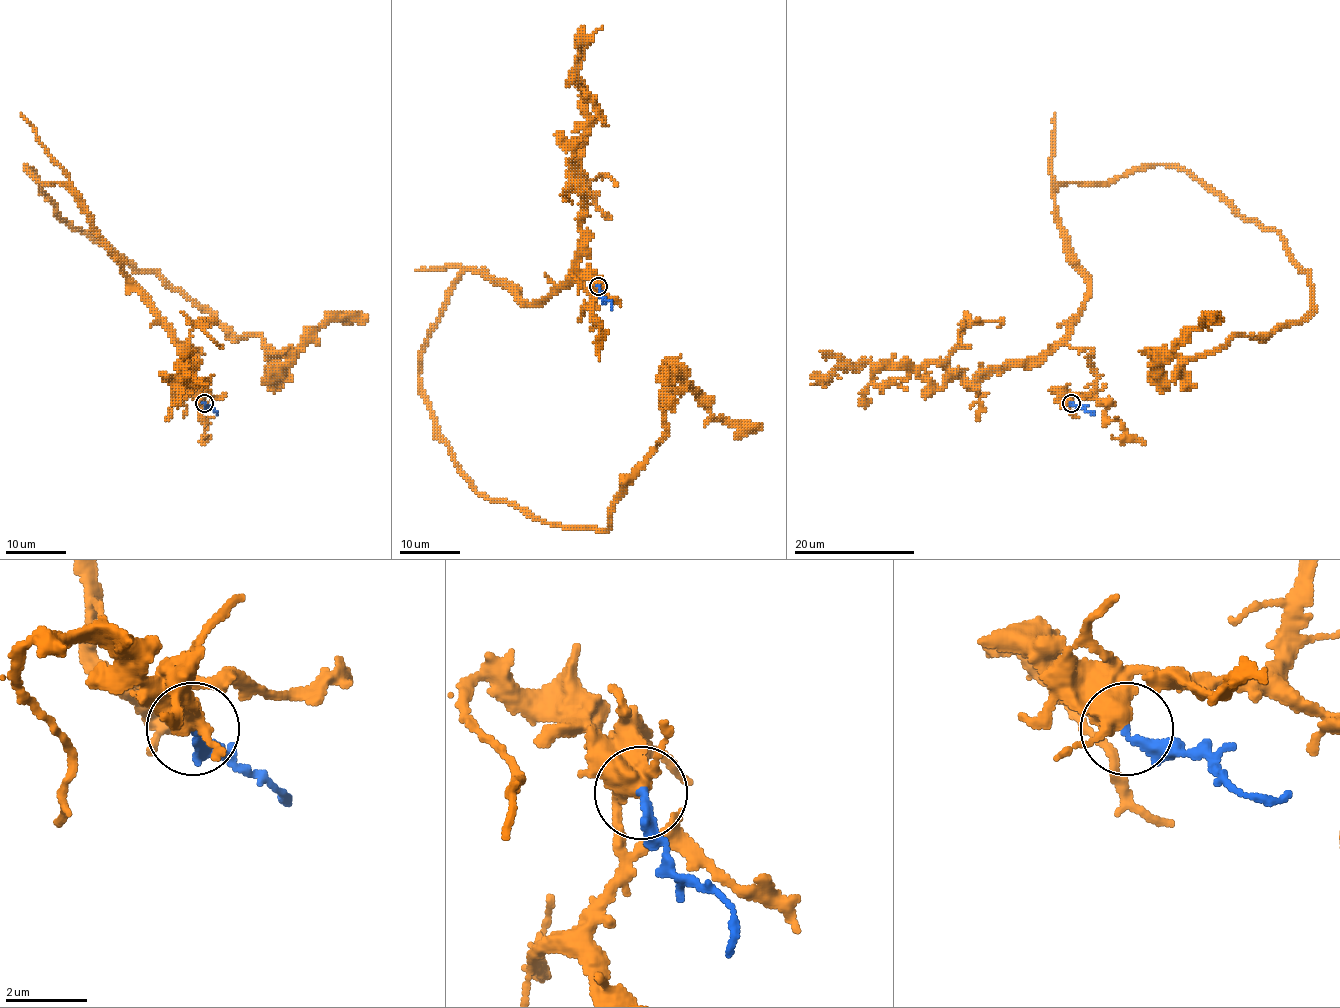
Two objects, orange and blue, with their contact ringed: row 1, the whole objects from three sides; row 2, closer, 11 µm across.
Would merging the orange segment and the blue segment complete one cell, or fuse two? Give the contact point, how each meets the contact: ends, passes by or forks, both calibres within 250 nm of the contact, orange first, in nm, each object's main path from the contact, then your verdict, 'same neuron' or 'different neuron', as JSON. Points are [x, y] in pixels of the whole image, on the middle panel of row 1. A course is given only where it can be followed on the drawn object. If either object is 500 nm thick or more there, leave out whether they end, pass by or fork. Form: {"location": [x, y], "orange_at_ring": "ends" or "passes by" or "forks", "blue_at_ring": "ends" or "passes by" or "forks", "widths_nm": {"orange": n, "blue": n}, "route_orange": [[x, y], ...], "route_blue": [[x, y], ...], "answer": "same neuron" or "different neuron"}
{"location": [598, 286], "widths_nm": {"orange": 500, "blue": 240}, "route_orange": [[598, 286], [458, 278], [419, 393], [478, 492], [607, 527], [672, 375], [763, 427]], "route_blue": [[598, 286], [600, 293], [612, 304], [612, 310]], "answer": "same neuron"}

